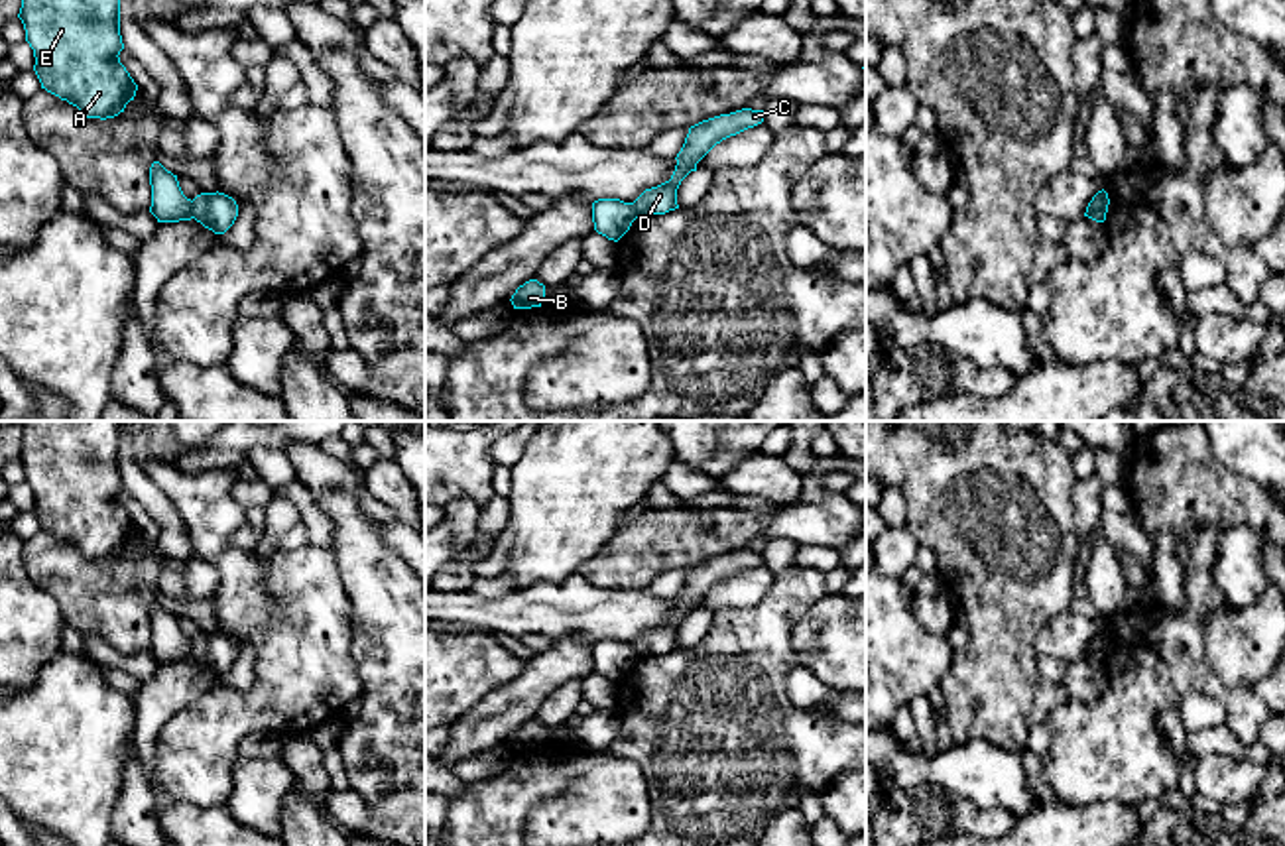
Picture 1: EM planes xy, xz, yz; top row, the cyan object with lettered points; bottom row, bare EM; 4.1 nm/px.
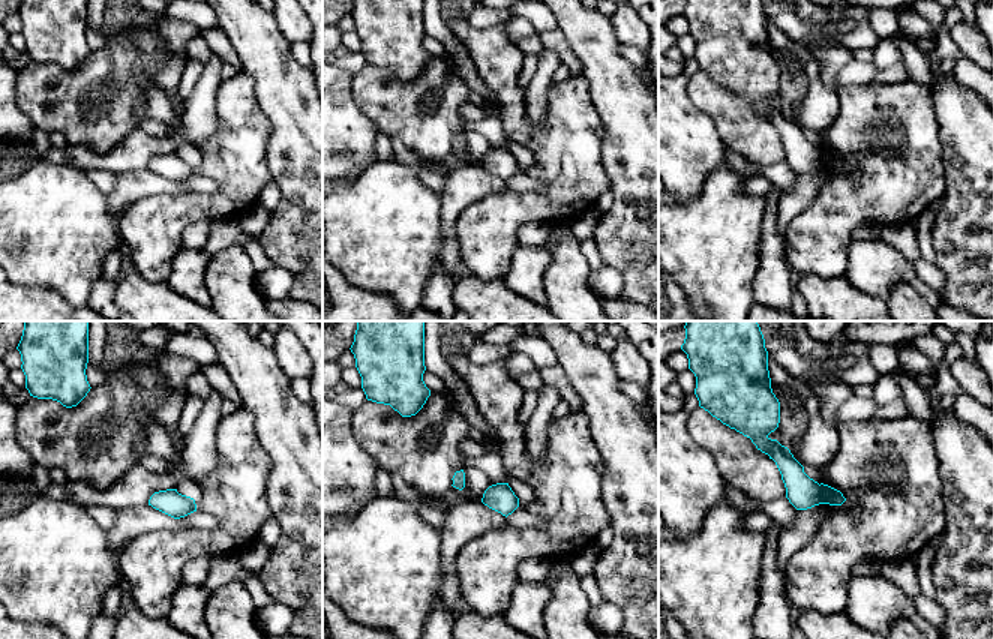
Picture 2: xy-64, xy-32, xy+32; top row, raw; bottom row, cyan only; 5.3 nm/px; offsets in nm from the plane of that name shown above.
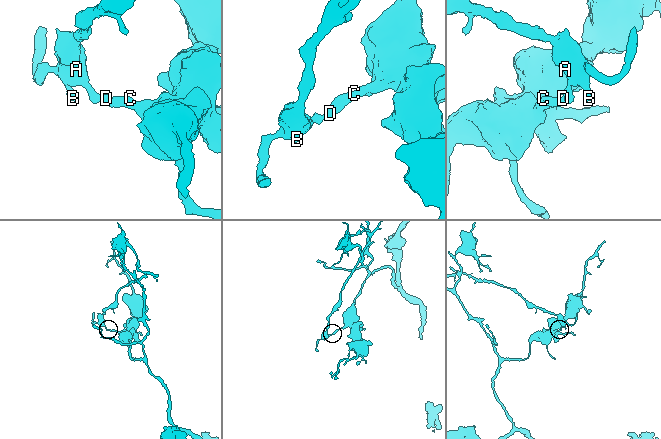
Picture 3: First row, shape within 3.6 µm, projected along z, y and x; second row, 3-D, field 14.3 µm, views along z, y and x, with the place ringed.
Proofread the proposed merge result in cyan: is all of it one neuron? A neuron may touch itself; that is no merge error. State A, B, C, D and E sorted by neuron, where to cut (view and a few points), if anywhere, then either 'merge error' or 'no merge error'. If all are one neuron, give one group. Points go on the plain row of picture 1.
A B E / C D; cut in xy along (193, 642), (191, 658); merge error

